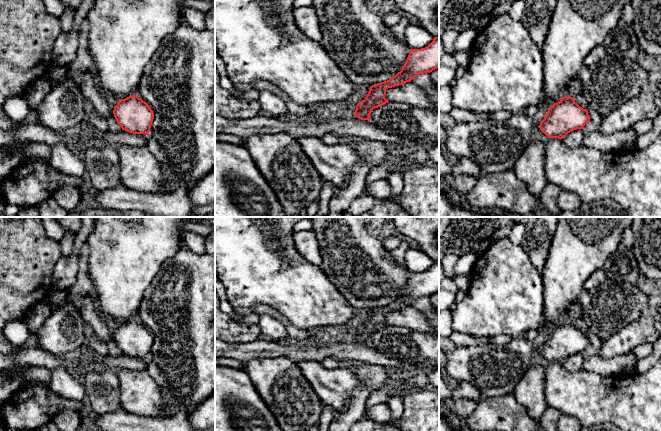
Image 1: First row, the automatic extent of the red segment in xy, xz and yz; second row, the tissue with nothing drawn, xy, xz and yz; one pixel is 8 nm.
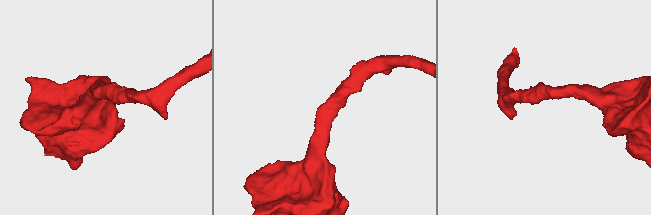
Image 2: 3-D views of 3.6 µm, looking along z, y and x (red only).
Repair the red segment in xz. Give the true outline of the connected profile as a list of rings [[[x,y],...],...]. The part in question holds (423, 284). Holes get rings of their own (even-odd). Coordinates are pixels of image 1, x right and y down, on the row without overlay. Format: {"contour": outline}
{"contour": [[[439,260],[425,272],[410,273],[409,279],[400,296],[389,304],[370,310],[365,323],[356,329],[354,340],[361,344],[370,344],[373,333],[389,325],[385,322],[386,314],[411,306],[421,297],[430,297],[439,292]]]}

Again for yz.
{"contour": [[[564,320],[548,333],[539,352],[548,362],[562,363],[571,355],[582,353],[589,345],[587,333],[580,331],[574,322]]]}

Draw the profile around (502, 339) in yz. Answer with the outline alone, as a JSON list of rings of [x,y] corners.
[[[499,334],[488,339],[490,343],[493,343],[495,345],[506,345],[512,340],[512,337],[506,334]]]

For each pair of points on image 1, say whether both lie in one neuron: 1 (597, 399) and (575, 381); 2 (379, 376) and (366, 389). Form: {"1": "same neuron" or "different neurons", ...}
{"1": "same neuron", "2": "same neuron"}

